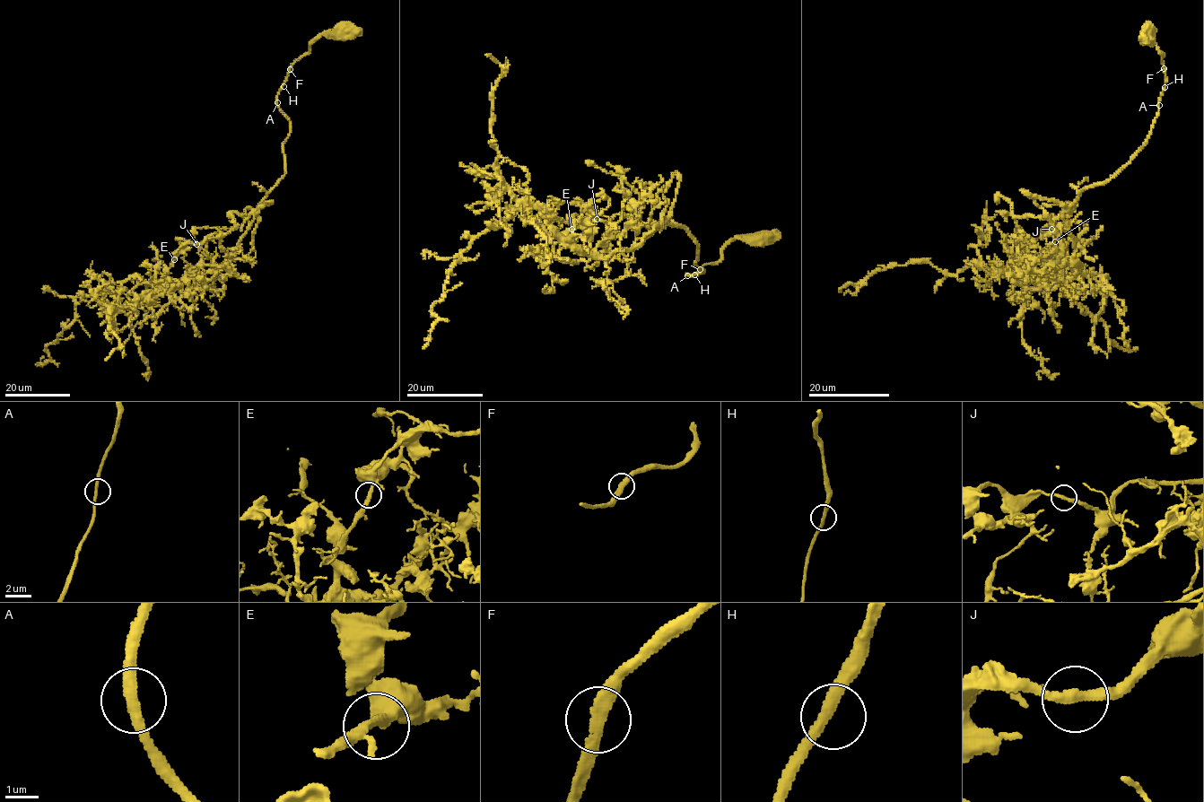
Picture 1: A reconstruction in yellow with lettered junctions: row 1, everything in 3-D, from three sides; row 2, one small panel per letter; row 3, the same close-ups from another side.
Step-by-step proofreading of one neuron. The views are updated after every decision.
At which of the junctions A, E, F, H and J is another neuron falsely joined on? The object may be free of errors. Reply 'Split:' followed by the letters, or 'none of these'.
Split: none of these

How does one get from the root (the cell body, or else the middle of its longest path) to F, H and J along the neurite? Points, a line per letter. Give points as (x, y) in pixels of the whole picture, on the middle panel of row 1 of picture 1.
F: (761, 239), (733, 239), (722, 250), (717, 263), (700, 269)
H: (761, 239), (733, 239), (722, 250), (717, 263), (704, 265), (694, 274)
J: (761, 239), (733, 239), (691, 276), (703, 272), (681, 226), (639, 224), (638, 214), (597, 219)

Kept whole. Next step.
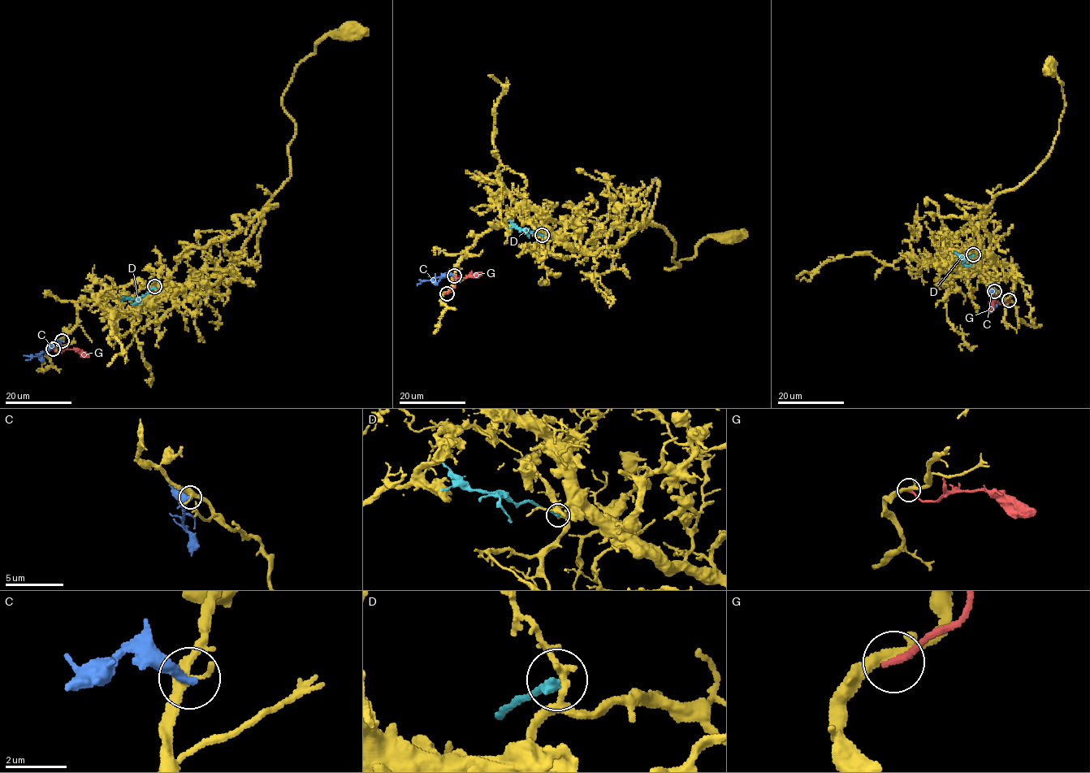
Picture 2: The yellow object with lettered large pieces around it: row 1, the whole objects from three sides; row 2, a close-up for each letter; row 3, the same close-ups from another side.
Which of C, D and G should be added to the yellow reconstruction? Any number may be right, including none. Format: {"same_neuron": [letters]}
{"same_neuron": []}

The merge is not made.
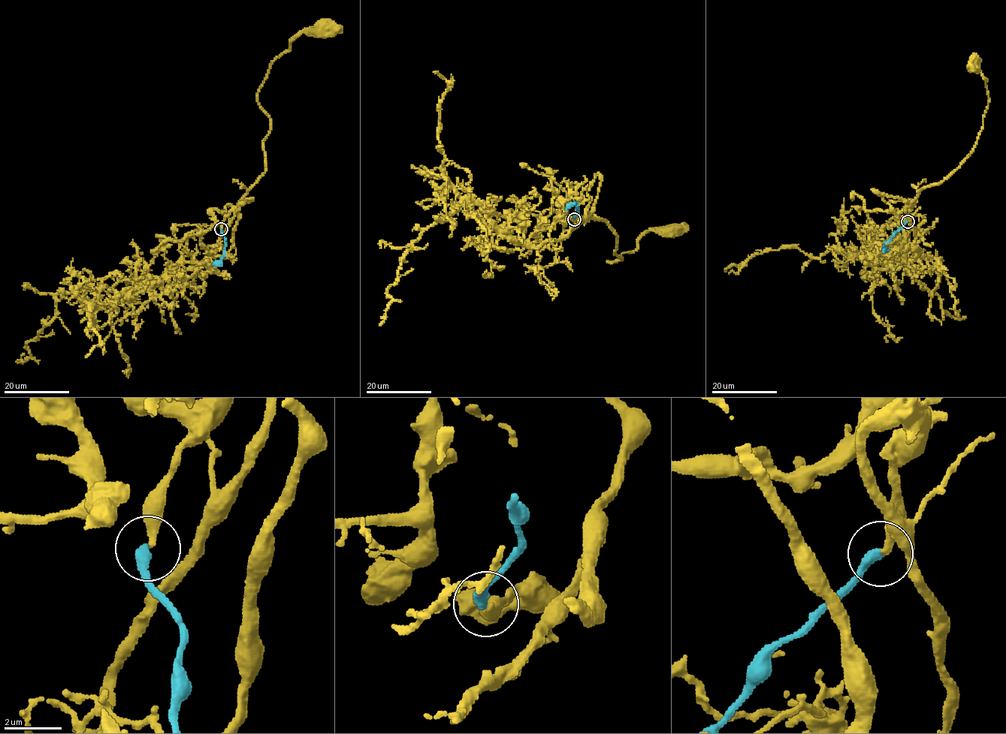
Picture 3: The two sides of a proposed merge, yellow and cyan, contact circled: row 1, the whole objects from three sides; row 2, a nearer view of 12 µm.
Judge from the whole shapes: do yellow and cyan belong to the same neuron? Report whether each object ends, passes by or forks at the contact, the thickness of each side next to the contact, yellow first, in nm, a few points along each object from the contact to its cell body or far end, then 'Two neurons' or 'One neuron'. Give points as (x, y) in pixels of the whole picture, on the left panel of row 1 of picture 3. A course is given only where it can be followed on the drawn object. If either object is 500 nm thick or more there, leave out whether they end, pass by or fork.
At the ring yellow ends. At the ring cyan ends. Thickness 280 nm (yellow) against 380 nm. Course of yellow: (221, 228), (224, 218), (264, 171), (263, 142), (270, 127), (258, 94), (269, 66), (300, 34), (325, 29). Course of cyan: (221, 228), (225, 236), (225, 254), (212, 265). One neuron

